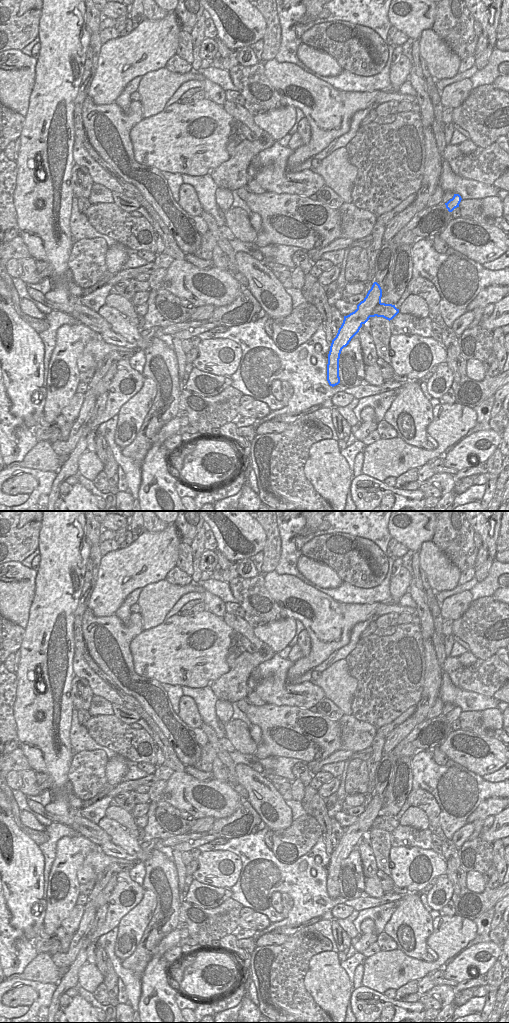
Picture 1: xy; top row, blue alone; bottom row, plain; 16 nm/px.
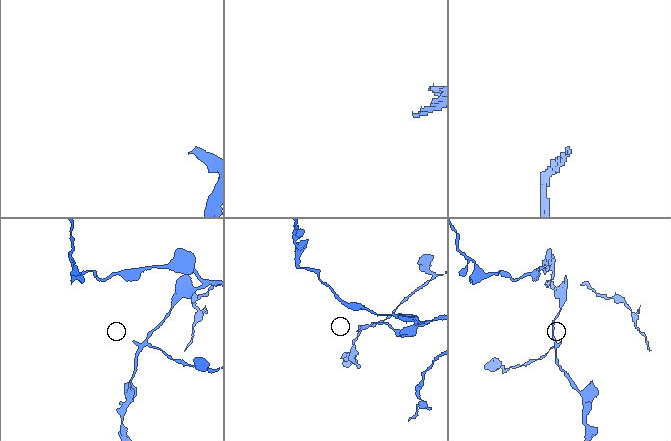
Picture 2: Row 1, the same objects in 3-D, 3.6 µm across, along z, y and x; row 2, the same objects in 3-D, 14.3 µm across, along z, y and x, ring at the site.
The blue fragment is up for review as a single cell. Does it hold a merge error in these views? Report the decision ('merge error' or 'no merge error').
merge error

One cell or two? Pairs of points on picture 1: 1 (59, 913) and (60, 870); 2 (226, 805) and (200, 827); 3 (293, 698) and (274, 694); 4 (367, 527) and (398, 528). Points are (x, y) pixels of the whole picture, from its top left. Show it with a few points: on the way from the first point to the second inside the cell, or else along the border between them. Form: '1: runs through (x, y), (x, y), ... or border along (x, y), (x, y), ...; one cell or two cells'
1: runs through (60, 902), (65, 897), (63, 895), (63, 881); one cell
2: border along (214, 818), (200, 817), (195, 819); two cells
3: runs through (288, 694), (279, 694); one cell
4: border along (388, 521), (388, 532), (391, 537); two cells

